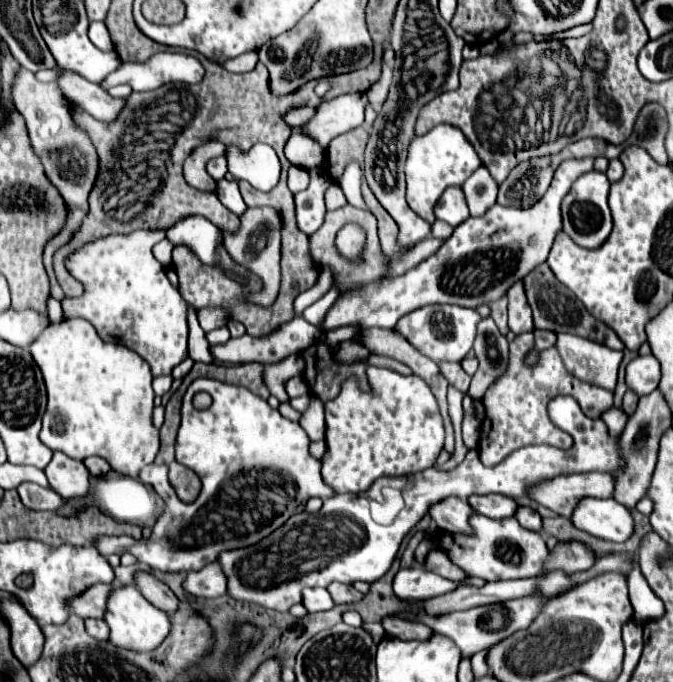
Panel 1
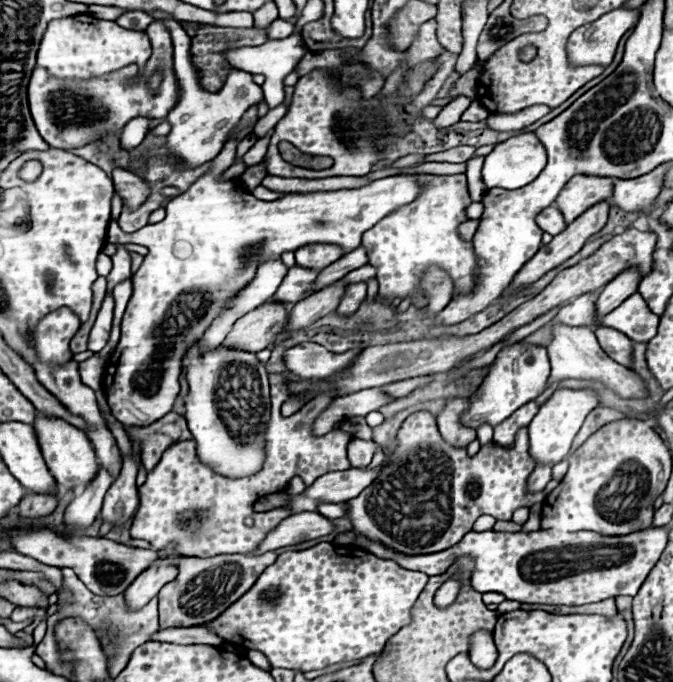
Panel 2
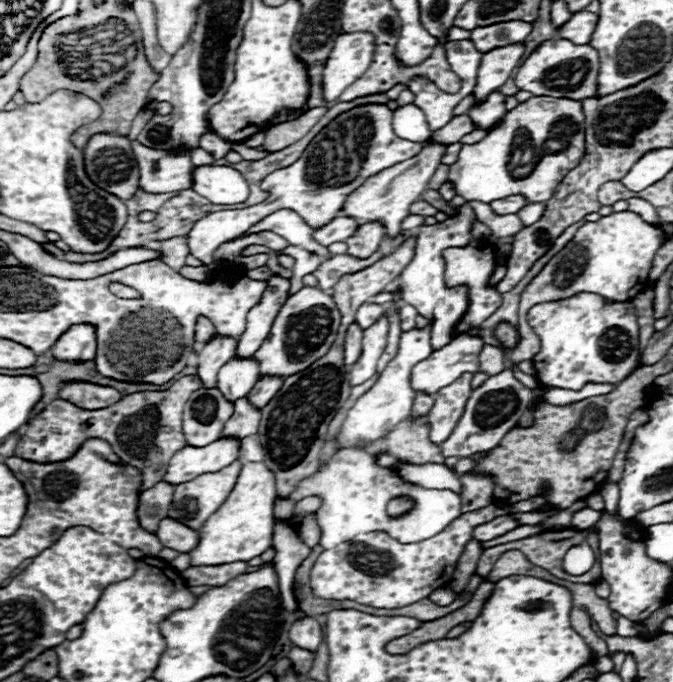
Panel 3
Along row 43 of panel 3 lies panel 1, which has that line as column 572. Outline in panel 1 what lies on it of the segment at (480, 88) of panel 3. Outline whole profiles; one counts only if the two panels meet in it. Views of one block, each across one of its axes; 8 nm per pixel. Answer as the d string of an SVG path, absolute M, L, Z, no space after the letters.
M614 498L582 500L574 510L572 522L576 528L610 542L626 542L634 534L632 512Z

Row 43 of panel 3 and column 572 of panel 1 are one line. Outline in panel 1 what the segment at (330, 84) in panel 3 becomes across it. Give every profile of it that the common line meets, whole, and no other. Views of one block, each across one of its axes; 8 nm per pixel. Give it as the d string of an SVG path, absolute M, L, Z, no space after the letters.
M558 334L556 348L560 350L560 356L572 376L614 392L622 352L608 350L608 346L576 338L574 334Z

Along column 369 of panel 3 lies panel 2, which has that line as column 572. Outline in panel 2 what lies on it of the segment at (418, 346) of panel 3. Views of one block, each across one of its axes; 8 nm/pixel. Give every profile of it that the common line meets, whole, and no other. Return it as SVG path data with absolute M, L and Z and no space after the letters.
M556 390L550 400L546 400L538 414L534 416L532 424L528 426L530 438L530 456L536 464L558 464L562 462L572 446L574 436L578 434L584 418L590 414L592 408L598 406L598 398L592 390Z

